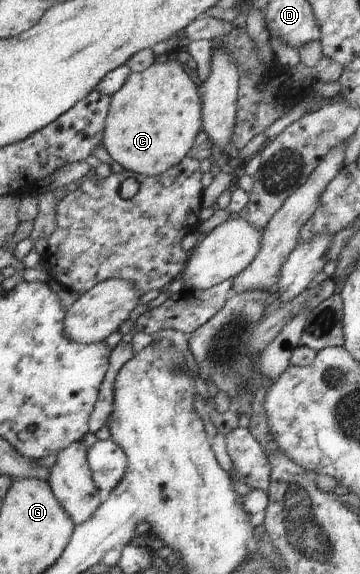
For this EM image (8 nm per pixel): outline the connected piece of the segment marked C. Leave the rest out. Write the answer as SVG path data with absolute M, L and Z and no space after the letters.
M177 54L171 55L164 63L152 63L147 69L140 73L131 73L125 86L111 97L110 113L106 120L106 132L104 134L103 146L108 154L124 169L154 177L164 172L170 171L174 166L177 166L185 157L188 156L189 151L195 146L197 135L204 130L203 120L203 97L199 94L199 83L196 81L194 75L190 73L184 66L183 58Z

